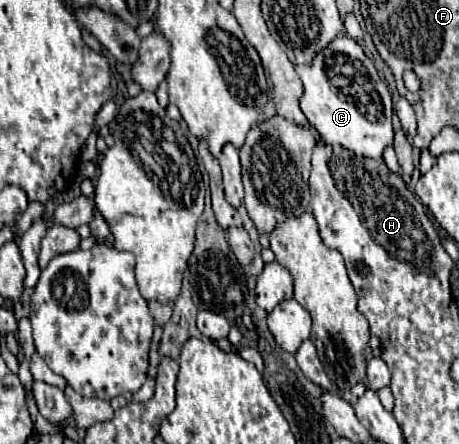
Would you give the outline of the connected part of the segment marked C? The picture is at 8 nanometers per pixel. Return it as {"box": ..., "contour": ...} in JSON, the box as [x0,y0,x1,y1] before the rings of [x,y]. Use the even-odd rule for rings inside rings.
{"box":[295,35,393,159],"contour":[[[339,35],[311,65],[297,65],[295,69],[305,87],[301,109],[323,141],[327,145],[341,145],[357,157],[381,159],[385,147],[393,145],[391,93],[361,45],[347,35]],[[375,83],[381,87],[375,87]]]}

